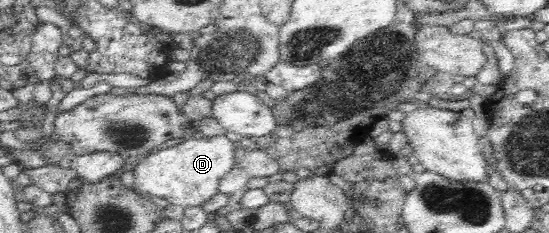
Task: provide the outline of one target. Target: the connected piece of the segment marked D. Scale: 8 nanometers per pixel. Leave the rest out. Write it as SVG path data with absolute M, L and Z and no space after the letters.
M188 134L187 140L182 140L180 144L148 154L138 162L132 169L135 179L132 188L138 194L148 193L166 199L172 205L201 207L218 194L220 180L237 166L237 148L239 144L226 136L193 138Z

